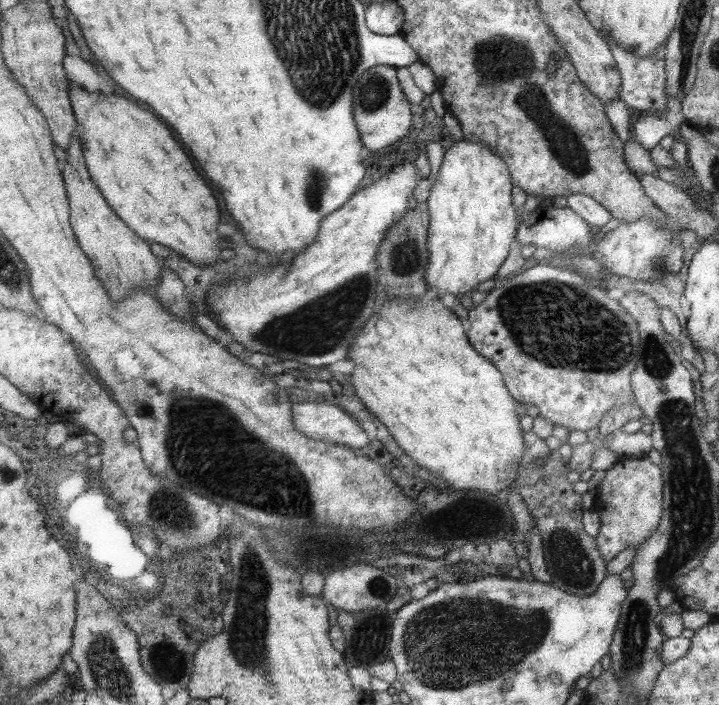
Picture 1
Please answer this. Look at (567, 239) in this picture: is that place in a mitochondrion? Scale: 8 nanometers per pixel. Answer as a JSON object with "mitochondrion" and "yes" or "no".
{"mitochondrion":"no"}

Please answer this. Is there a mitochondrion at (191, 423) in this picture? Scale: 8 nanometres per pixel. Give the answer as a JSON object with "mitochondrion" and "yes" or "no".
{"mitochondrion":"yes"}

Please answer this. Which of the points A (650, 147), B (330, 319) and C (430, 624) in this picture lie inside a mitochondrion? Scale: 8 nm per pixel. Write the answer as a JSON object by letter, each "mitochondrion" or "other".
{"A":"other","B":"mitochondrion","C":"mitochondrion"}

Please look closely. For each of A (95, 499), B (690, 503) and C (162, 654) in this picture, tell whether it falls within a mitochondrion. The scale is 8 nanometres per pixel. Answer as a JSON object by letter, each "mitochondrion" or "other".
{"A":"other","B":"mitochondrion","C":"other"}

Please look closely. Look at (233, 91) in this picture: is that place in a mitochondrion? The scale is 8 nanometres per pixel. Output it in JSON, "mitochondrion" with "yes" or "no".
{"mitochondrion":"no"}

